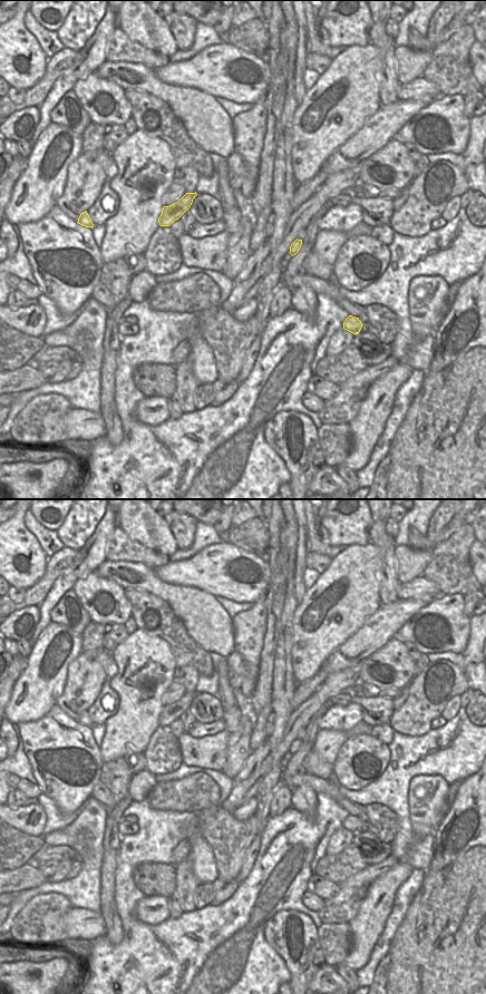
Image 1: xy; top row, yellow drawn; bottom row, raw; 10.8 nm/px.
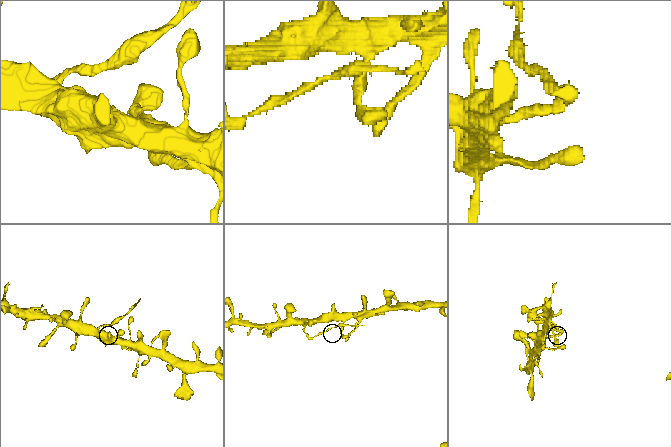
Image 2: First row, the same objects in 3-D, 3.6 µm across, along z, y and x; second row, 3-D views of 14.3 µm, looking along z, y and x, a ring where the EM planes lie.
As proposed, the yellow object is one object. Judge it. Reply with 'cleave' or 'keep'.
keep

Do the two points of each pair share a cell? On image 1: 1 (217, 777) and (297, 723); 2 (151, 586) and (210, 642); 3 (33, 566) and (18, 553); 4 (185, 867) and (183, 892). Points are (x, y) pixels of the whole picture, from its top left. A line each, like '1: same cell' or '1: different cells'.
1: different cells
2: same cell
3: same cell
4: same cell

